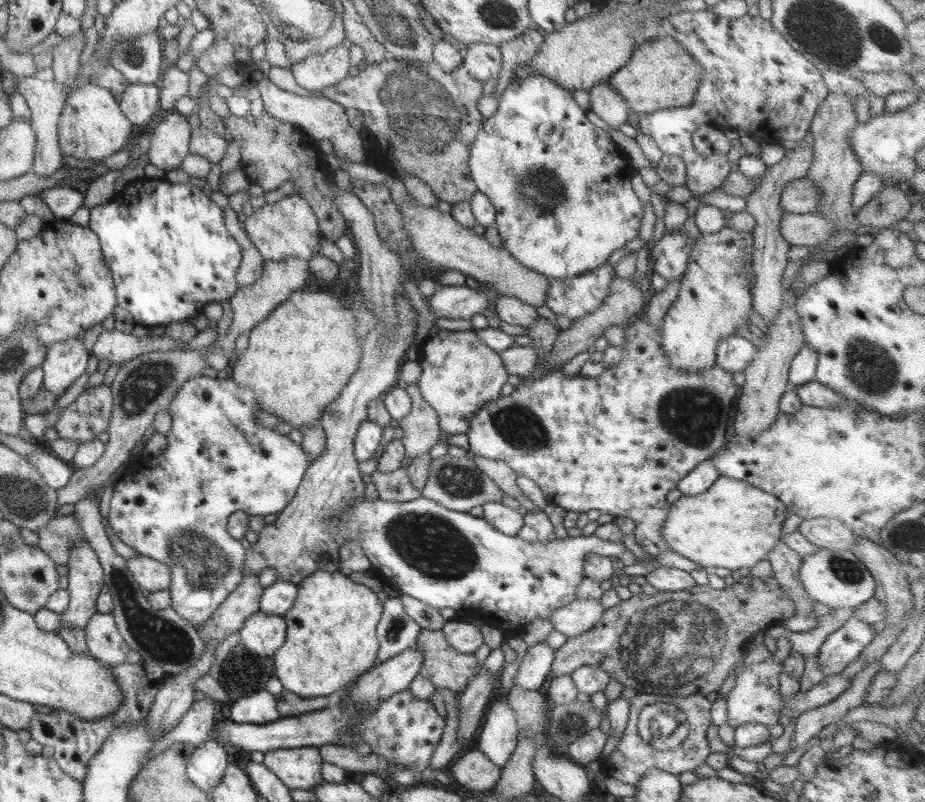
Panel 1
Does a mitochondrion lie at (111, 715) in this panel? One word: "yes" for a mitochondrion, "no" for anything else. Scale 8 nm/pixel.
no

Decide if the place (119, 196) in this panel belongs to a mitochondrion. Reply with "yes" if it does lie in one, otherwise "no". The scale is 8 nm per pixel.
no

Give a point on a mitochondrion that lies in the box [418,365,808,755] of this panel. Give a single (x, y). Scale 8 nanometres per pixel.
(665, 644)

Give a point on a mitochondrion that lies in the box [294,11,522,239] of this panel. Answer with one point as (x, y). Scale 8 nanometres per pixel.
(416, 103)

